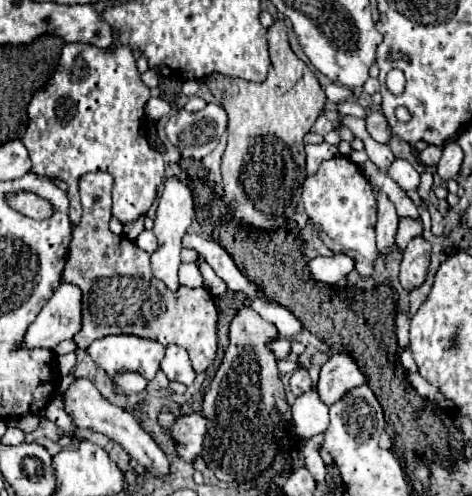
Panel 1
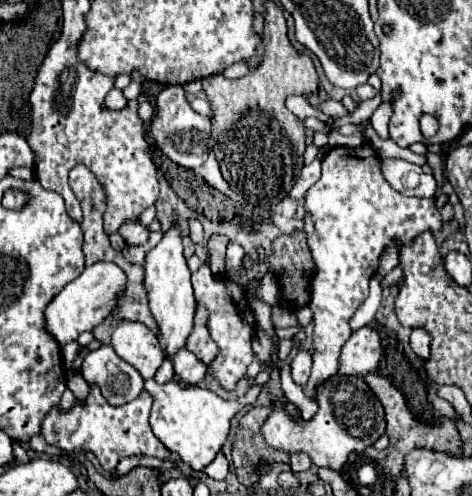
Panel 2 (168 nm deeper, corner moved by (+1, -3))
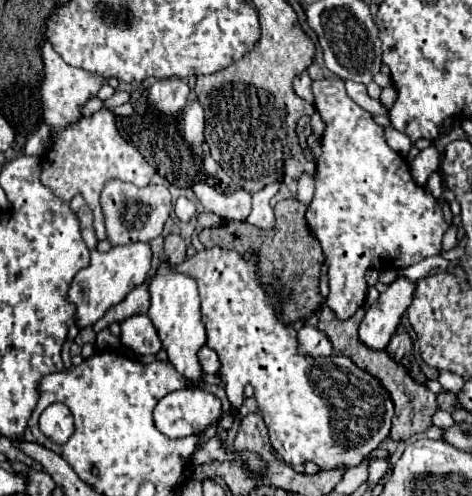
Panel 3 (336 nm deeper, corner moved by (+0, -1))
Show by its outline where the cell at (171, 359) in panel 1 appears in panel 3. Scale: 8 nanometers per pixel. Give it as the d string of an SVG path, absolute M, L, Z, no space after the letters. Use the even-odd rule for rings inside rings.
M202 347L198 351L198 361L200 361L200 367L204 373L210 373L210 375L218 373L218 355L212 349Z

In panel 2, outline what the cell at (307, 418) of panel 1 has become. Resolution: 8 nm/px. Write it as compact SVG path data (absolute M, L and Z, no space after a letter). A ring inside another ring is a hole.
M363 143L353 149L335 147L325 155L321 179L305 195L305 235L307 235L307 245L311 249L313 261L317 265L317 275L311 281L313 289L311 289L311 303L309 303L309 309L313 311L313 325L315 325L313 329L315 353L313 353L313 371L311 371L309 383L305 385L307 397L313 399L317 393L317 385L339 371L341 347L351 335L349 319L353 317L357 307L367 299L369 279L377 273L379 257L383 255L385 247L393 243L403 247L405 243L411 243L413 239L417 239L419 233L423 231L437 233L441 231L441 227L443 227L443 219L433 199L405 197L403 193L395 191L385 181L381 173L381 157L369 143Z

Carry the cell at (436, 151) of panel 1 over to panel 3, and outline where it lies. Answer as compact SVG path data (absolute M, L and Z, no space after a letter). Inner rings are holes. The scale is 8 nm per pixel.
M432 141L430 146L422 150L410 163L410 170L415 183L419 186L424 186L425 179L433 172L439 169L440 154Z

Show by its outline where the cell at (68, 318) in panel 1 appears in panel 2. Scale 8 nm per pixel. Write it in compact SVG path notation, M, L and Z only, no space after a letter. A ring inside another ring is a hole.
M93 263L89 265L77 279L67 283L61 293L47 305L45 319L47 319L47 331L55 335L59 345L67 345L69 341L75 341L83 331L93 331L97 325L101 325L117 307L119 295L125 291L127 275L121 271L115 263Z

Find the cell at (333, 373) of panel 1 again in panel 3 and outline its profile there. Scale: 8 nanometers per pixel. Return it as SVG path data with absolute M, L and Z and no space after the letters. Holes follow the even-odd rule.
M398 277L390 287L378 297L374 305L368 307L358 335L360 341L376 351L384 351L390 337L394 335L402 313L408 309L414 293L414 281Z

